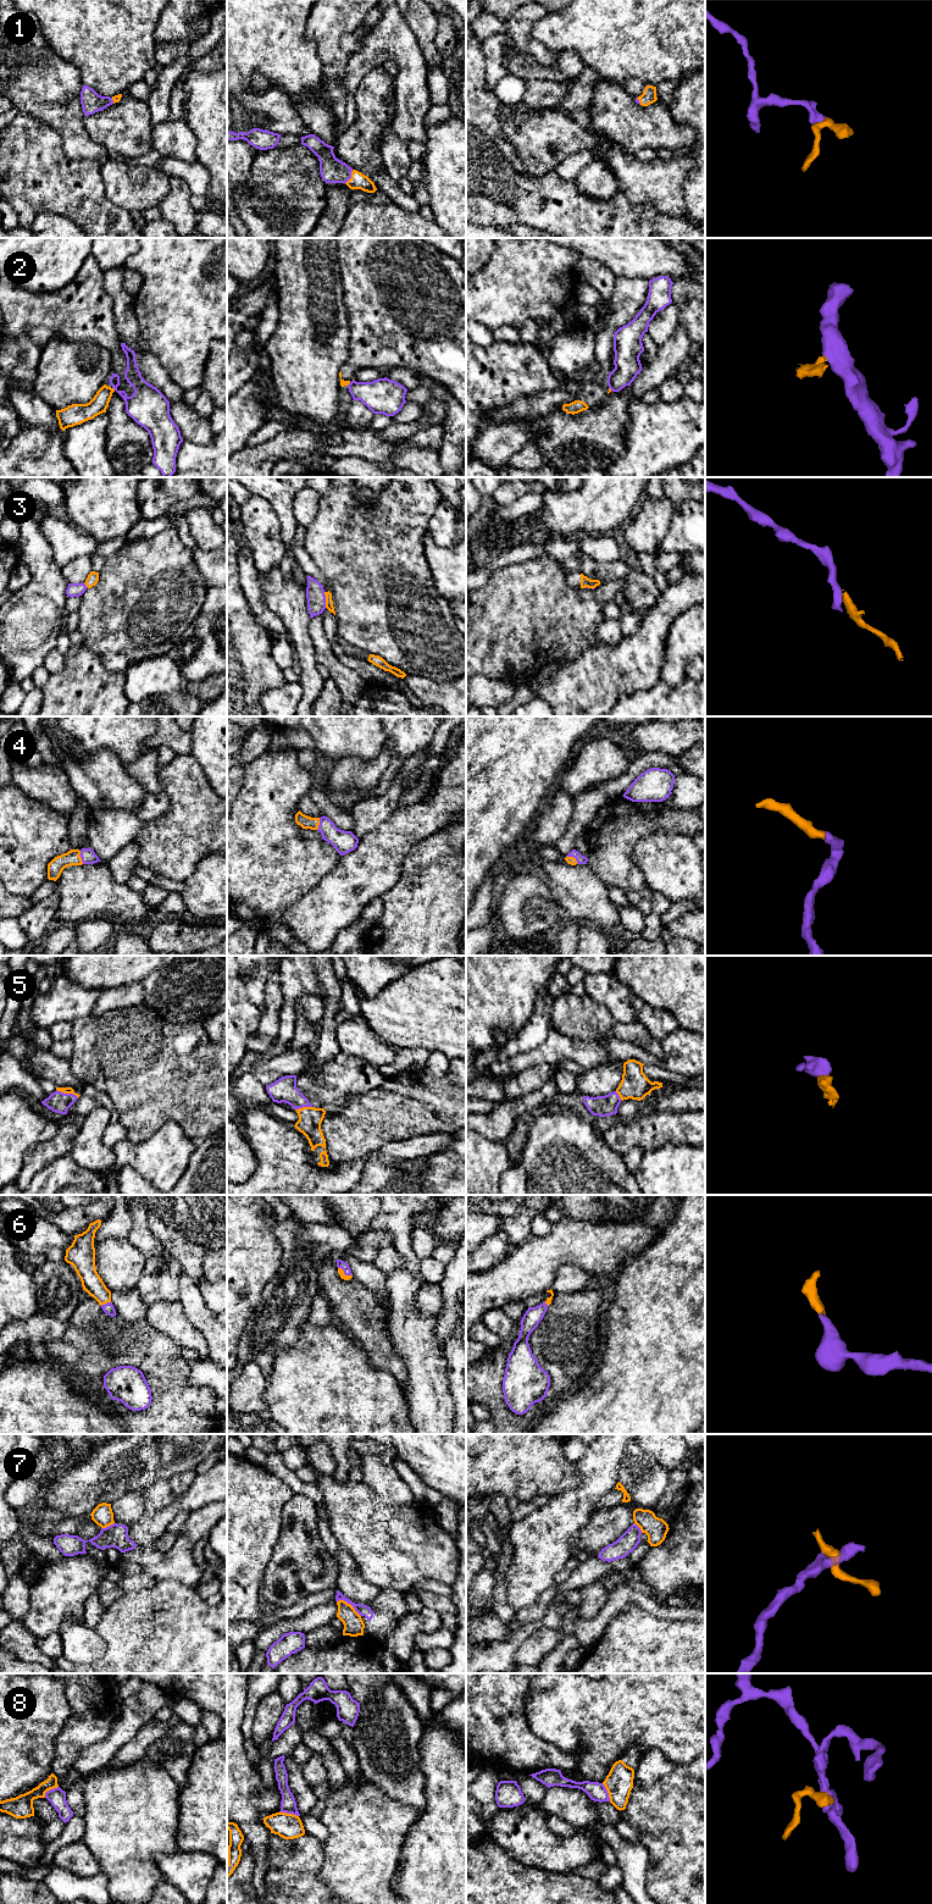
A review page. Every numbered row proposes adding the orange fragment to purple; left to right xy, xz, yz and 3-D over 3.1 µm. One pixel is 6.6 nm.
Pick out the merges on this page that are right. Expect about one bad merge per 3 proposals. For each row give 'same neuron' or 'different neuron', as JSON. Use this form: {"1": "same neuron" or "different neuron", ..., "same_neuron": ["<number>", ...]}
{"1": "same neuron", "2": "different neuron", "3": "different neuron", "4": "same neuron", "5": "same neuron", "6": "same neuron", "7": "different neuron", "8": "different neuron", "same_neuron": ["1", "4", "5", "6"]}

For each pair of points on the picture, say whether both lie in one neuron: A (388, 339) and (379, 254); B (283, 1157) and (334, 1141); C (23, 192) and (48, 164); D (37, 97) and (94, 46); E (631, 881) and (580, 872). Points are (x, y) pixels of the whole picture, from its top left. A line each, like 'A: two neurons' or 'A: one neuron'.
A: one neuron
B: two neurons
C: one neuron
D: two neurons
E: two neurons

